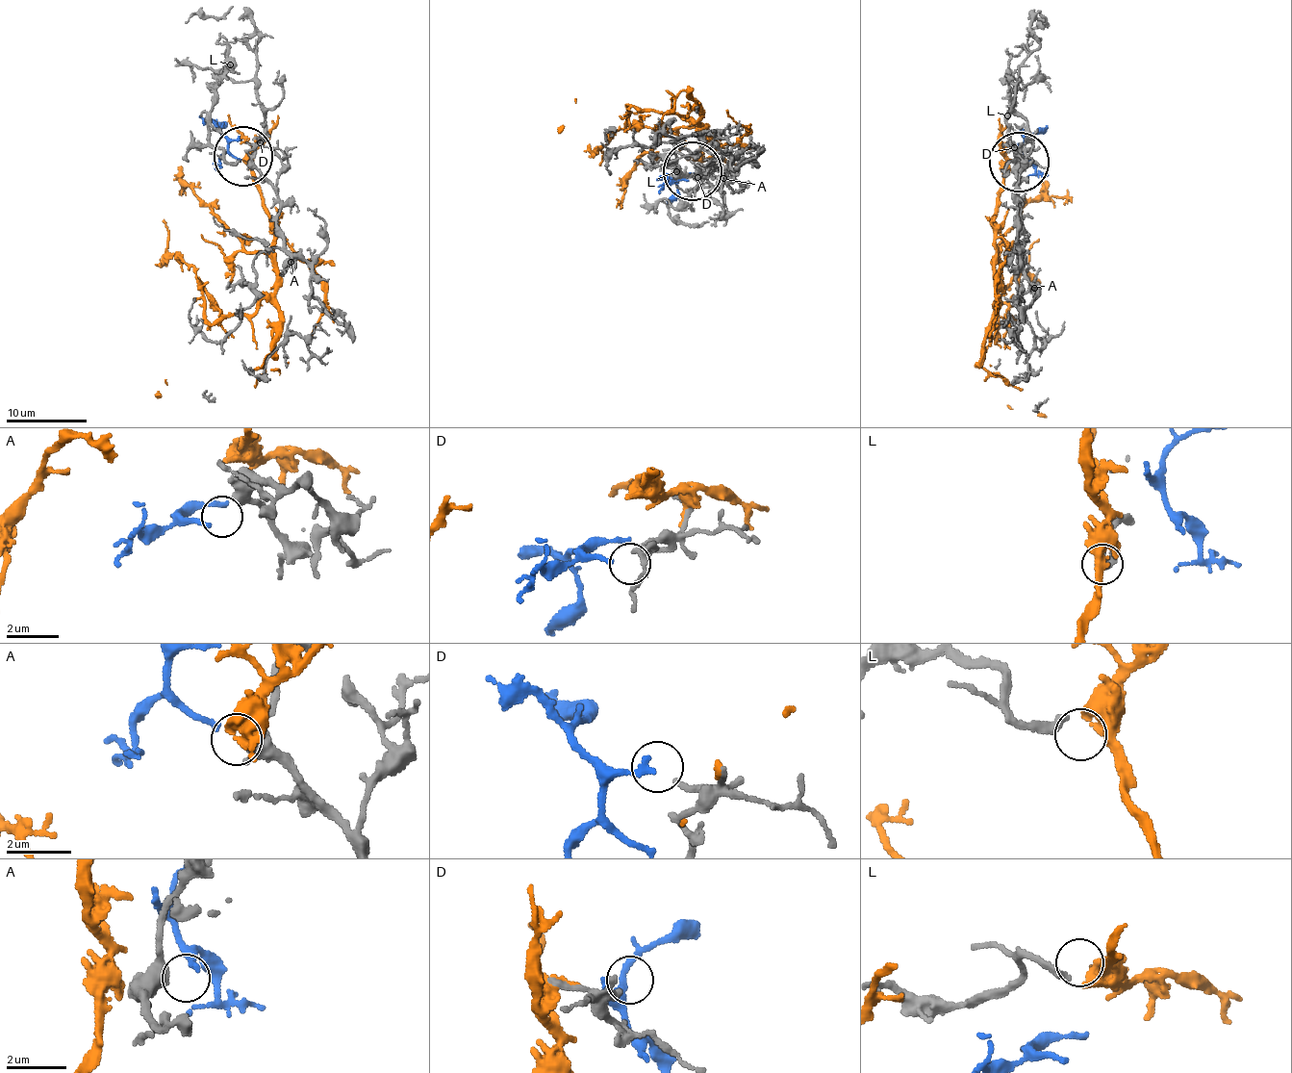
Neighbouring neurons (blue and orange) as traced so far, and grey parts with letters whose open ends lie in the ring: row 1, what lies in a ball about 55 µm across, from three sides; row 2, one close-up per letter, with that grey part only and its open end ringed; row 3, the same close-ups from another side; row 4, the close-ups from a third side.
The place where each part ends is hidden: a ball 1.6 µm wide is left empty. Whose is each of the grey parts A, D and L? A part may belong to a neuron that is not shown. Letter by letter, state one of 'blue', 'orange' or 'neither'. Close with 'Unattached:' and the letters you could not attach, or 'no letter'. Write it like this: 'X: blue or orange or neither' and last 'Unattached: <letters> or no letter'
A: blue
D: neither
L: orange
Unattached: D

